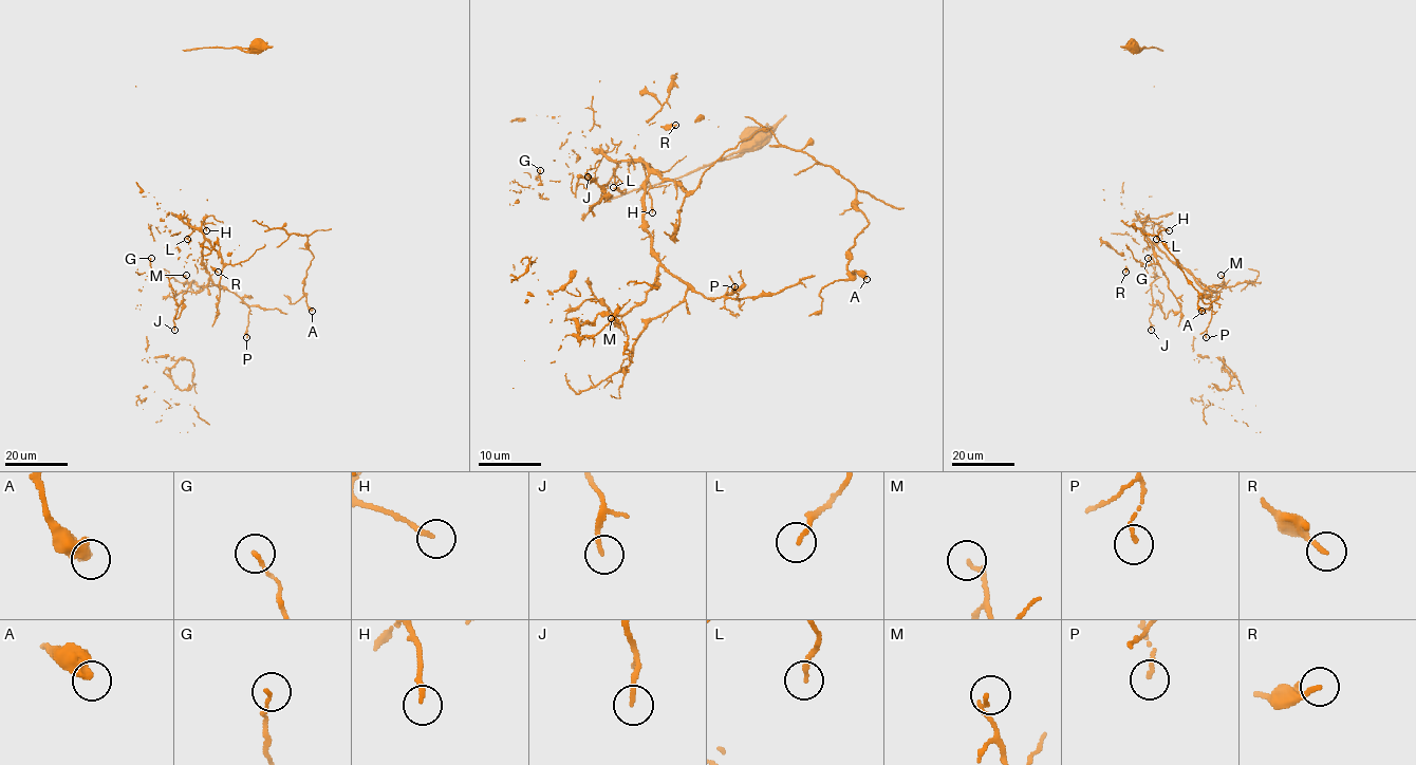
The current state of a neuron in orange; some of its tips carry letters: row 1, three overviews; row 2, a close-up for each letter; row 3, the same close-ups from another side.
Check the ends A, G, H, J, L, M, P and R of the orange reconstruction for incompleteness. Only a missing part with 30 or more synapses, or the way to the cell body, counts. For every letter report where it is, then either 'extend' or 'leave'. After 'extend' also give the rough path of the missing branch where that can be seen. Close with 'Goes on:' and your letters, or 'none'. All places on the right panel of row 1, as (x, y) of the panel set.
A: at (1202, 311); leave
G: at (1148, 258); leave
H: at (1169, 230); leave
J: at (1151, 330); leave
L: at (1156, 239); leave
M: at (1221, 275); leave
P: at (1206, 337); leave
R: at (1125, 272); leave
Goes on: none

